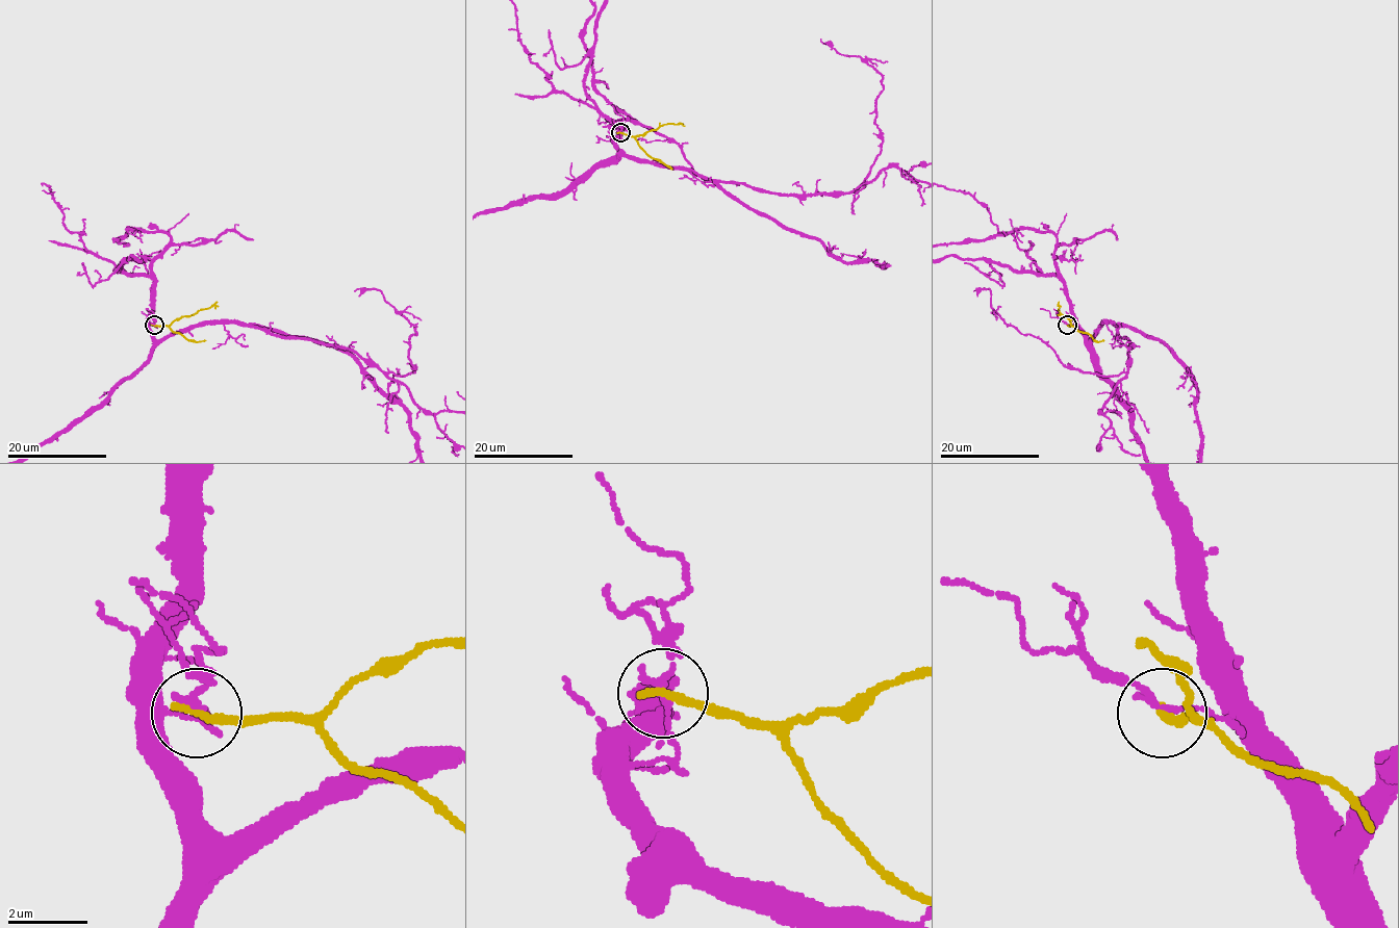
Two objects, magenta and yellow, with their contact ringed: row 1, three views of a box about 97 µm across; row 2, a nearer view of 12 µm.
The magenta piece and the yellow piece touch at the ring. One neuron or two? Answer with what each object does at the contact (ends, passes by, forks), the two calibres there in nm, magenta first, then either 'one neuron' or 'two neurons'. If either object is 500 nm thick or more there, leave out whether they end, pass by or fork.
magenta passes by | yellow ends | 170/240 nm | two neurons

